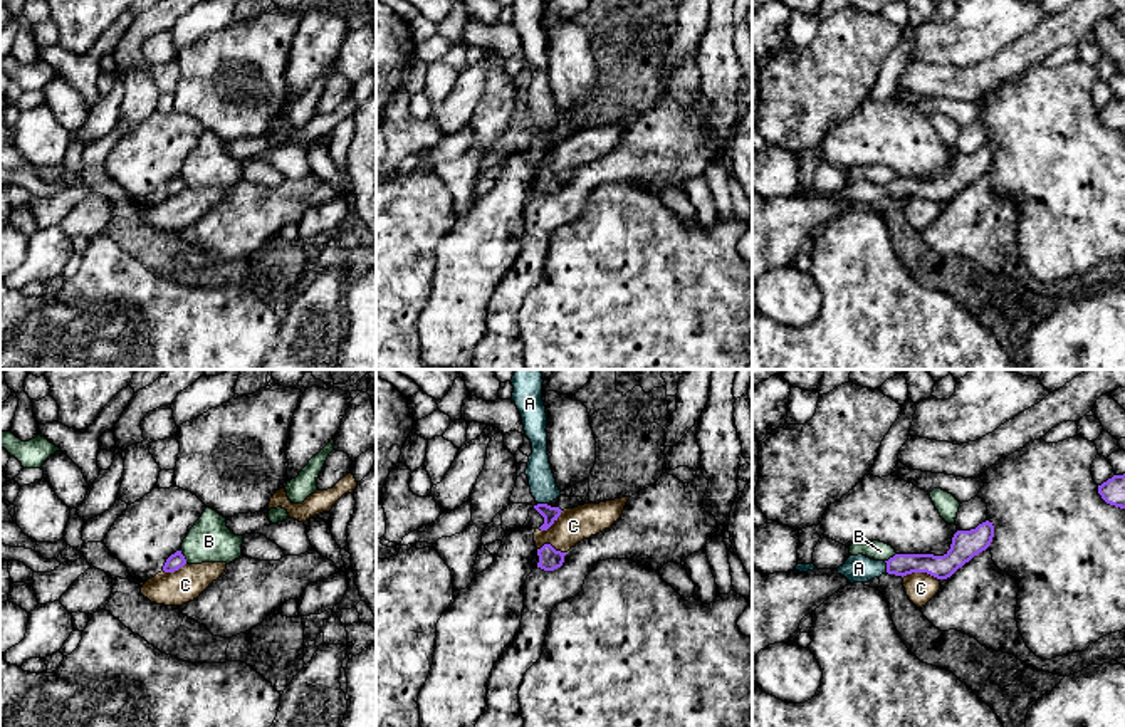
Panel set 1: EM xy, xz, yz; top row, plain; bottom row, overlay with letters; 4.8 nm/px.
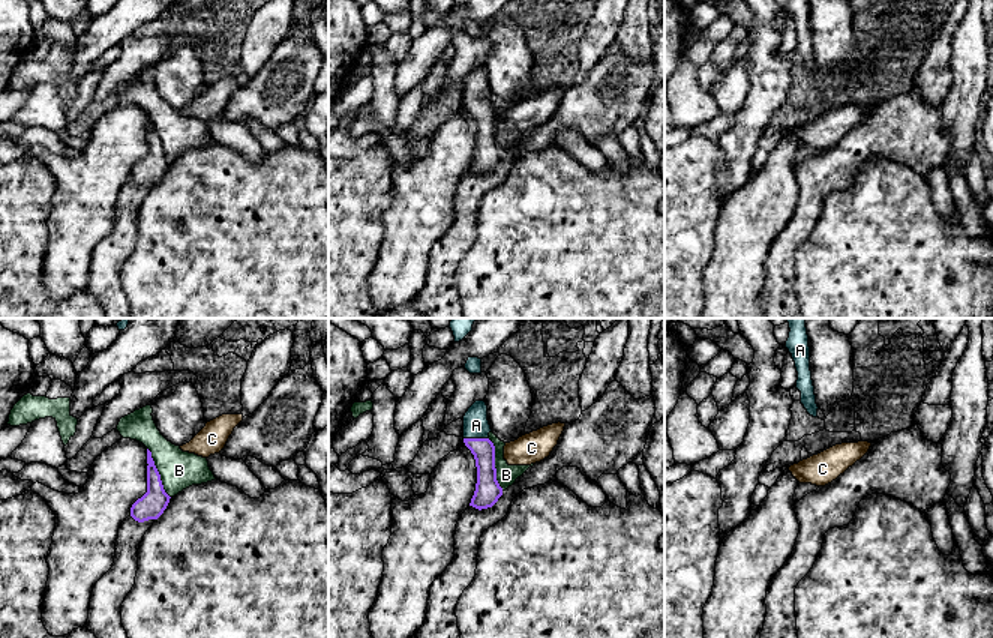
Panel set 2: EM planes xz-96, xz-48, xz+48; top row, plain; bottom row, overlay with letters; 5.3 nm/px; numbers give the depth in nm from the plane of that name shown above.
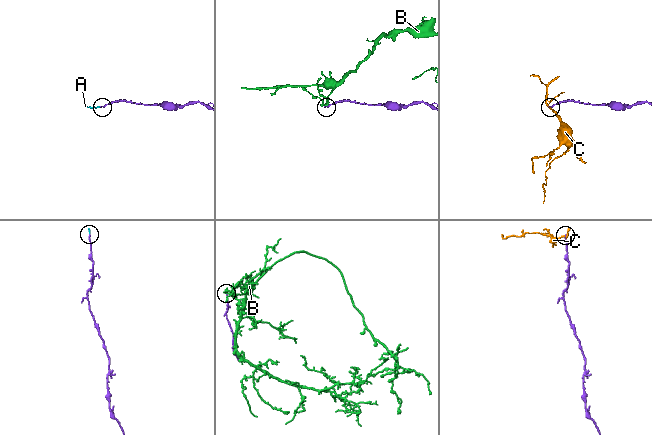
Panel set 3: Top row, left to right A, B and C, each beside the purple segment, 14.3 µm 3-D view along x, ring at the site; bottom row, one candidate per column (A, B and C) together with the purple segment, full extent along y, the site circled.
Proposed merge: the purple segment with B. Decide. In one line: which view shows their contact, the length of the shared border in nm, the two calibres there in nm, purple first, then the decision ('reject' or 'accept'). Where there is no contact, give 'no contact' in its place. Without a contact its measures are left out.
xy | 80 nm | 80/200 nm | reject

